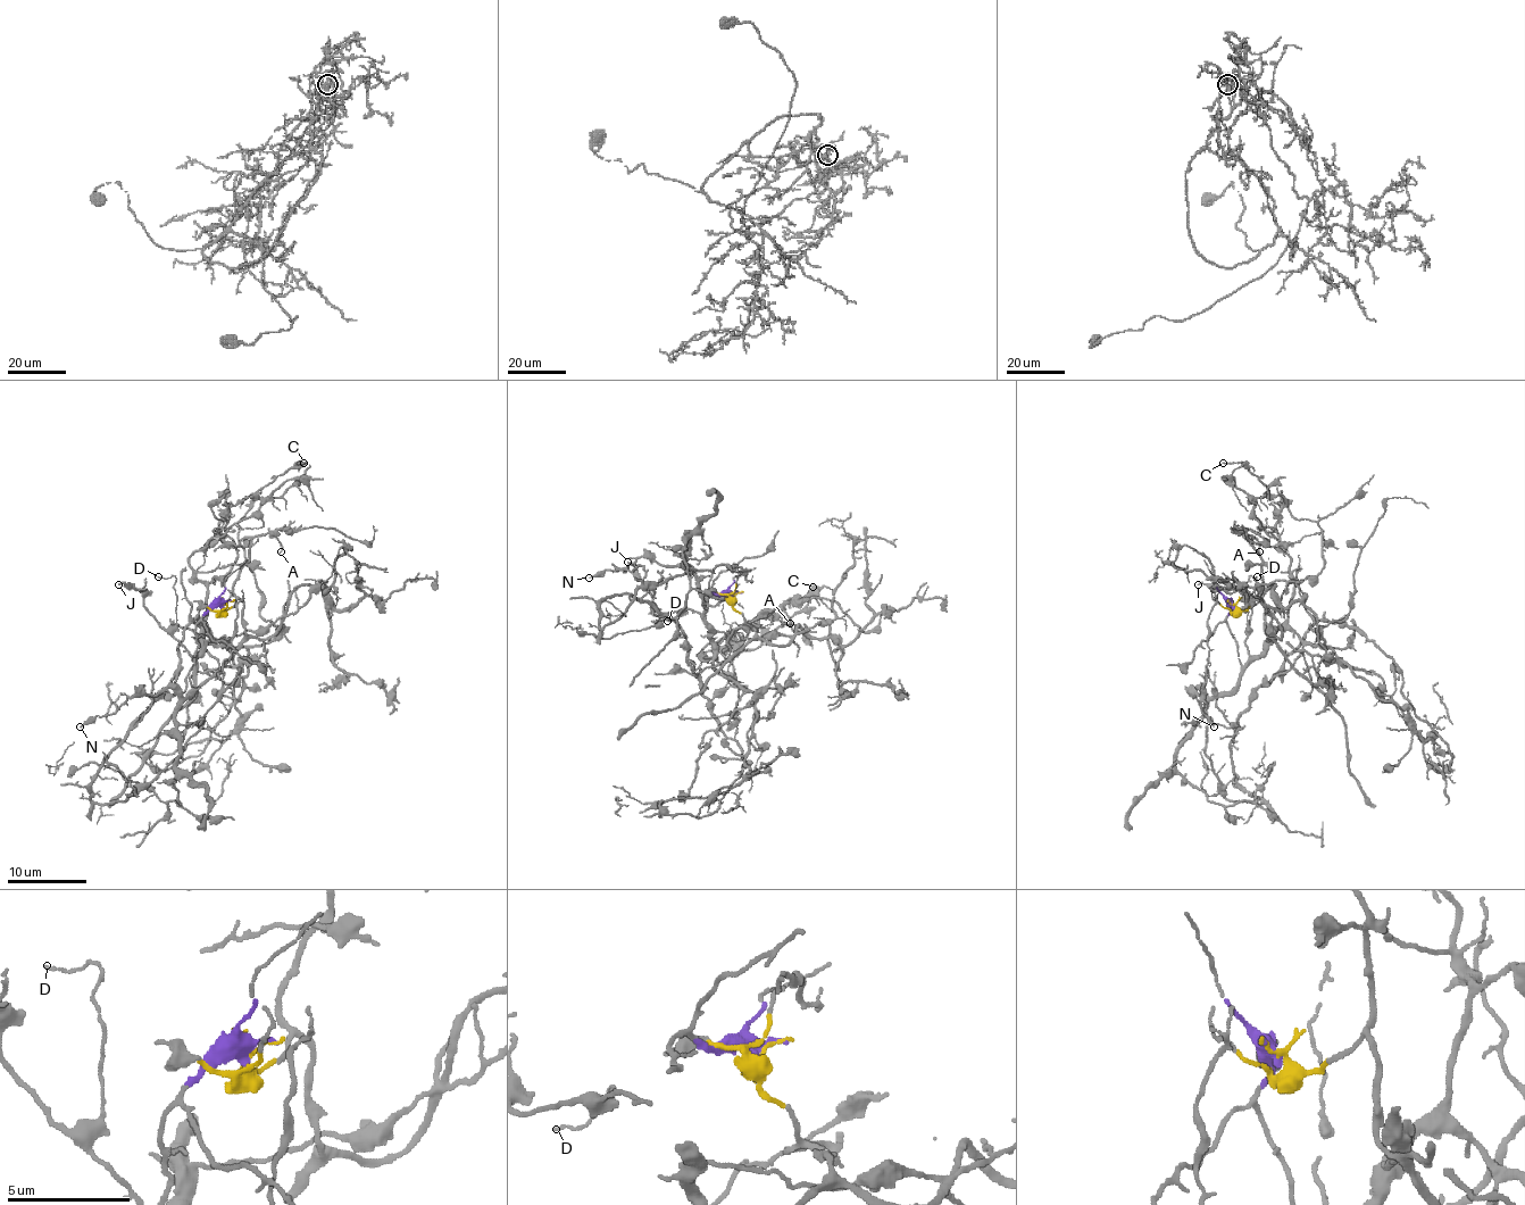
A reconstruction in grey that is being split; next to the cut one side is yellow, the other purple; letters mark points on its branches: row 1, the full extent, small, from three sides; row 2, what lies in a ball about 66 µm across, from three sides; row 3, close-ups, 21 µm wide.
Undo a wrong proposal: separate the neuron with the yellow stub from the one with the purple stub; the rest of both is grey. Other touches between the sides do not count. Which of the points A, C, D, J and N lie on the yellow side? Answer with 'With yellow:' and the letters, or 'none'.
With yellow: A, C

